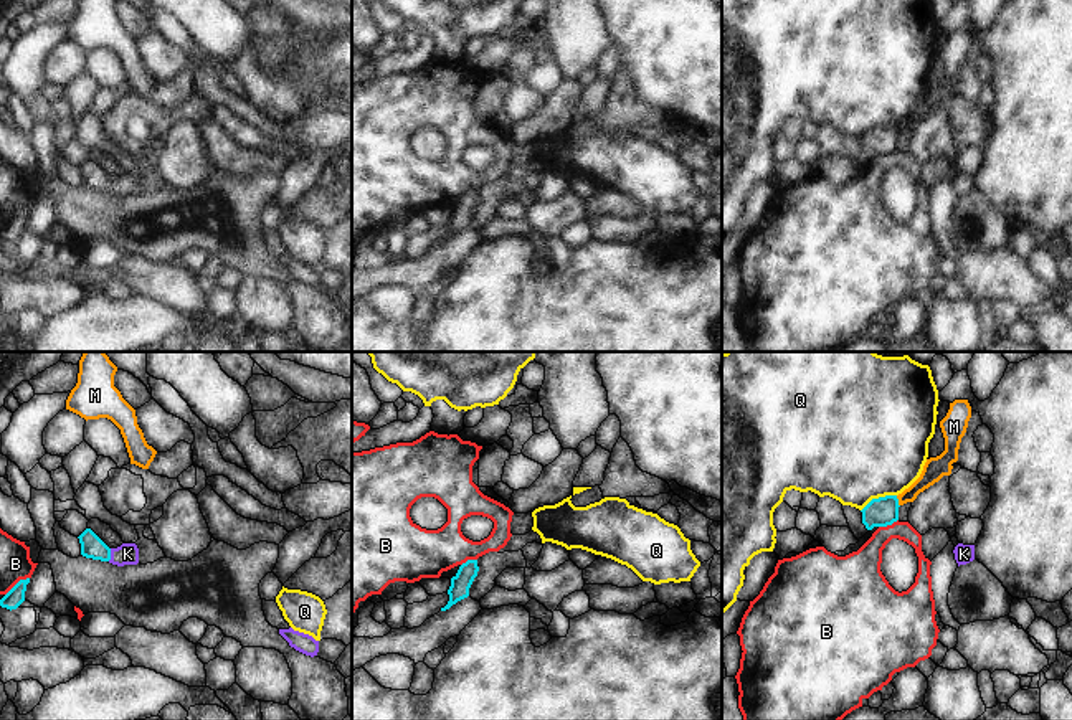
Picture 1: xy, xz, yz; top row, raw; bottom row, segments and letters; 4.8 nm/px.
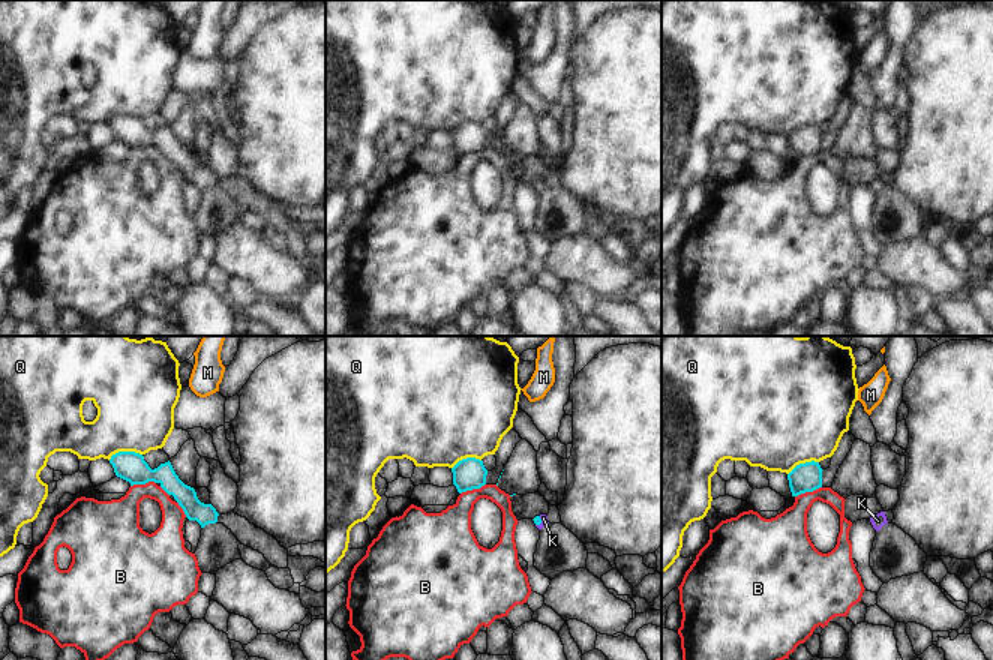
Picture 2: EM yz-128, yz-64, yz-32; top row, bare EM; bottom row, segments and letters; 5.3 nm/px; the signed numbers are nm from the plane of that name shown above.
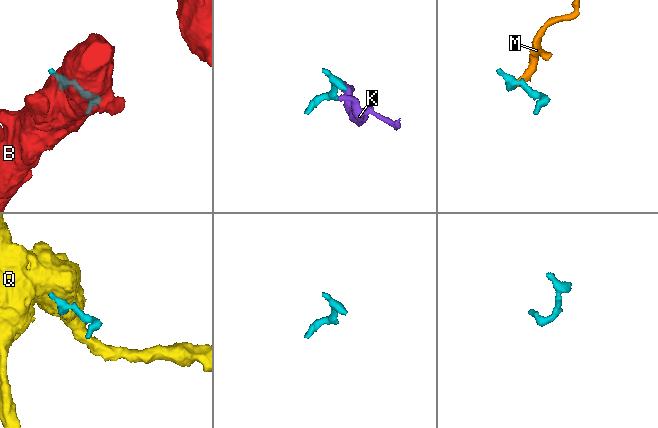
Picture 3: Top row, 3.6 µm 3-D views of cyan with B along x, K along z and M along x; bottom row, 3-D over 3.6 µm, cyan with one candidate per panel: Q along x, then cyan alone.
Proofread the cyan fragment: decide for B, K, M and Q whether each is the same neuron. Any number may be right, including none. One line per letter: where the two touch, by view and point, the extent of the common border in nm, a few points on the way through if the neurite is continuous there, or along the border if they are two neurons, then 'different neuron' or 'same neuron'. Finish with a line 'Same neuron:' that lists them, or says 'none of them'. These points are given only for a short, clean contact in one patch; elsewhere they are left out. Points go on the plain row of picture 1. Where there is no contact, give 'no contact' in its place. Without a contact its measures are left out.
B: contact xy (17, 213); length 150 nm; different neuron
K: contact xy (109, 185); length 70 nm; way xy (93, 177), (109, 185), (128, 184); same neuron
M: contact yz (897, 131); length 60 nm; border yz (896, 126), (899, 136); different neuron
Q: contact yz (879, 127); length 190 nm; different neuron
Same neuron: K

